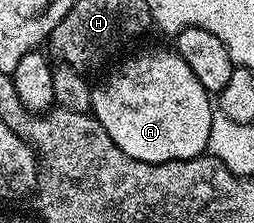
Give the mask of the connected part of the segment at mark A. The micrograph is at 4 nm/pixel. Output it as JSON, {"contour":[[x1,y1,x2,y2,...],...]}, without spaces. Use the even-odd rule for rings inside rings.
{"contour":[[177,49,146,50,135,58,126,58,115,74,110,74,99,86,91,89,94,118,112,136,112,140,128,156,141,162,179,162,196,158,207,153,208,132,212,132,212,116,215,107,211,95,206,93,204,84,196,80,192,68,184,64]]}

